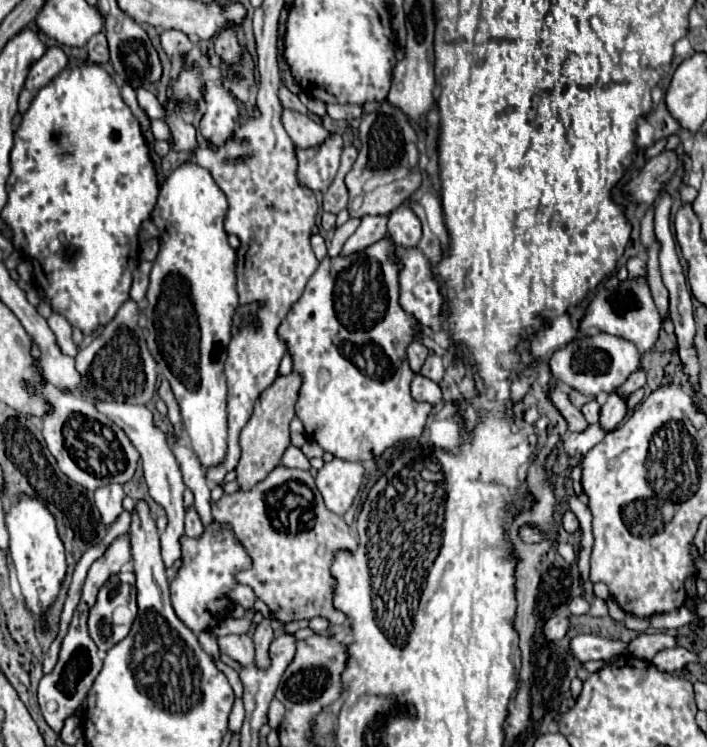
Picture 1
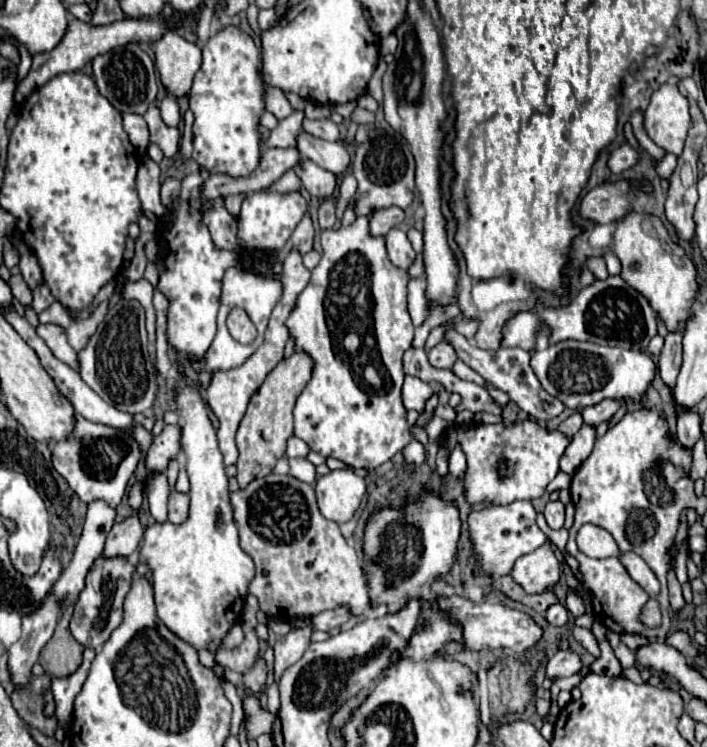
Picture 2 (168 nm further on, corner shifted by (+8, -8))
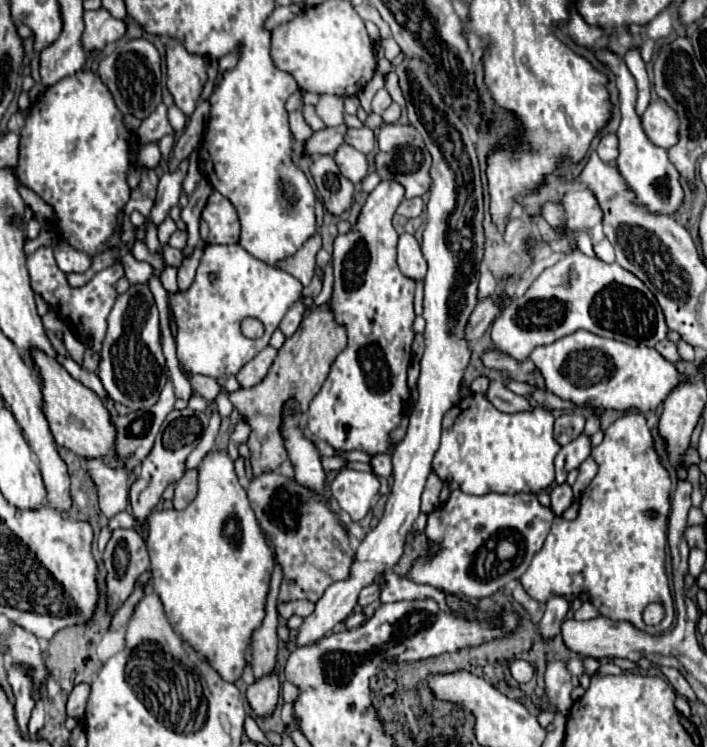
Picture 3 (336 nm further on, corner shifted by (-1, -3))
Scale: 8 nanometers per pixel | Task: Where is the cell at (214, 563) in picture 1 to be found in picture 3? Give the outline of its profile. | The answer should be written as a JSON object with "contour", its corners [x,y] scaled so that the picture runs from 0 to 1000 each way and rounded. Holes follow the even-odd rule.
{"contour":[[[300,601],[283,620],[283,628],[280,628],[280,663],[277,668],[257,684],[218,684],[212,692],[209,692],[209,708],[212,708],[212,716],[207,722],[207,730],[209,730],[209,738],[212,738],[212,764],[215,764],[215,791],[226,799],[229,810],[232,810],[232,818],[235,818],[235,826],[243,837],[243,842],[252,847],[252,853],[257,853],[260,858],[266,858],[280,874],[286,874],[297,893],[308,898],[308,904],[317,909],[317,912],[325,912],[331,914],[334,909],[339,909],[342,898],[345,898],[345,874],[348,869],[356,863],[356,847],[359,842],[365,842],[365,837],[371,837],[371,826],[376,823],[373,821],[373,810],[376,810],[376,794],[382,791],[382,772],[385,772],[385,762],[388,762],[388,743],[373,722],[373,714],[359,692],[359,684],[354,679],[354,671],[348,665],[348,657],[345,652],[337,647],[337,639],[331,633],[331,622],[328,622],[328,614],[314,606],[311,601]]]}

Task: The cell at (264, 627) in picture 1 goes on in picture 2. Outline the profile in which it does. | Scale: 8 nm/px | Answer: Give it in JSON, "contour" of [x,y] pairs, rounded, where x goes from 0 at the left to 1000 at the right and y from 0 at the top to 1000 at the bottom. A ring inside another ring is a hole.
{"contour":[[[364,881],[358,894],[344,902],[344,913],[347,913],[347,921],[352,926],[358,926],[358,929],[366,929],[375,921],[375,913],[378,913],[378,889],[375,889],[372,881]]]}

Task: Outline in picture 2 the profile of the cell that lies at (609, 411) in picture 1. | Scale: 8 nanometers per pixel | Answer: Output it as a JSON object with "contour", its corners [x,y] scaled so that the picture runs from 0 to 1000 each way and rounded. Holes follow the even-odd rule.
{"contour":[[[825,570],[813,584],[810,584],[810,592],[805,594],[802,605],[796,608],[793,618],[791,618],[791,627],[802,635],[810,635],[822,618],[836,608],[839,602],[839,594],[842,594],[842,570]]]}

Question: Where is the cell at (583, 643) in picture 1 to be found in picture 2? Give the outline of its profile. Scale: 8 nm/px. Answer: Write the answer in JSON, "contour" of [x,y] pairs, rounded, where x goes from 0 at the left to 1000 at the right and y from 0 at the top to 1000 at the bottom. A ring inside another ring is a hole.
{"contour":[[[791,870],[777,886],[774,886],[774,905],[777,908],[799,908],[810,905],[825,894],[825,886],[816,873],[808,870]]]}

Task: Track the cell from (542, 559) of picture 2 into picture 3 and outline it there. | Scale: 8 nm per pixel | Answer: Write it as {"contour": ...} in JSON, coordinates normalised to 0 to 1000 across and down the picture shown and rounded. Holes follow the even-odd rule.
{"contour":[[[885,553],[868,564],[857,577],[846,598],[837,601],[837,612],[846,620],[846,633],[837,647],[826,655],[820,665],[820,684],[812,697],[786,695],[769,732],[755,743],[750,759],[738,770],[738,786],[744,794],[772,807],[784,797],[818,797],[829,794],[835,807],[863,829],[877,829],[894,834],[900,842],[908,842],[919,850],[931,850],[948,839],[953,831],[953,805],[945,786],[945,772],[939,764],[942,748],[942,697],[948,687],[948,636],[936,628],[931,609],[922,598],[922,582],[914,572],[914,561],[905,553]],[[917,807],[939,810],[939,829],[928,839],[917,839],[908,831],[908,818]]]}

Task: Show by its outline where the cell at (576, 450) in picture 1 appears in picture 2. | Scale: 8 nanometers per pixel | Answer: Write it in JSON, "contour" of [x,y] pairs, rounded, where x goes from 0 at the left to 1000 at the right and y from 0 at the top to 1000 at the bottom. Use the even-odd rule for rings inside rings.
{"contour":[[[745,562],[737,568],[726,568],[723,573],[714,573],[709,568],[669,568],[661,576],[635,573],[627,584],[627,594],[641,602],[641,597],[649,592],[655,597],[655,605],[661,610],[661,632],[658,632],[658,664],[666,675],[680,672],[697,672],[697,675],[720,675],[728,669],[757,669],[762,667],[774,648],[788,637],[791,632],[791,616],[793,608],[799,608],[799,600],[805,597],[810,586],[793,581],[791,576],[774,578],[771,573],[762,573],[757,565]],[[714,613],[720,621],[720,629],[726,629],[726,637],[709,640],[703,635],[703,616]]]}

